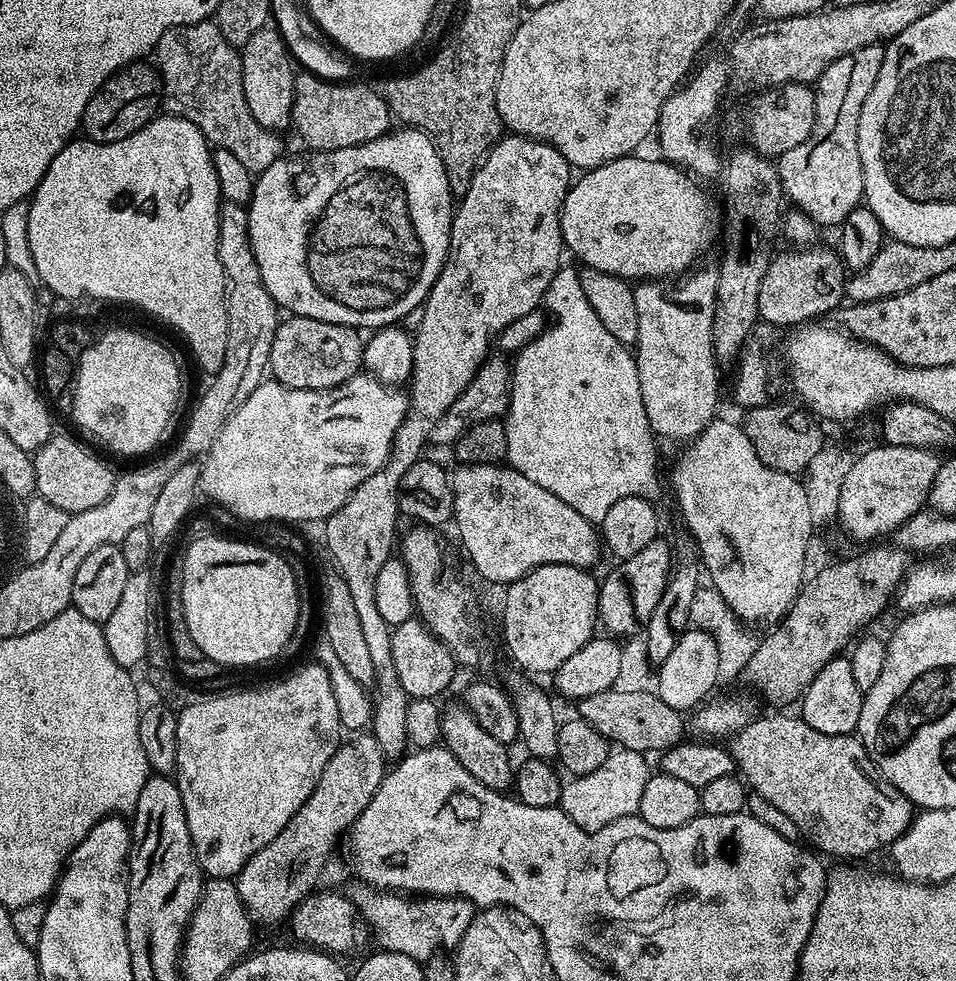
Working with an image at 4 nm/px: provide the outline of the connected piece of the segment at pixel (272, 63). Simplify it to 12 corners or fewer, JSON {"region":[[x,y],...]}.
{"region":[[275,27],[239,49],[254,122],[292,122],[294,57]]}

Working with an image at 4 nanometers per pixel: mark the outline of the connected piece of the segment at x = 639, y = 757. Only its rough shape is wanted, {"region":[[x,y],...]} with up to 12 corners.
{"region":[[609,751],[561,787],[559,807],[595,830],[637,815],[650,769],[642,752]]}

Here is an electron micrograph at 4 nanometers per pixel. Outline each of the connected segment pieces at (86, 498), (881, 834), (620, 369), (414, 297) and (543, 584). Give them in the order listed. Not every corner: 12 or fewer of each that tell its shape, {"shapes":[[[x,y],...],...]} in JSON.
{"shapes":[[[72,436],[36,449],[38,495],[70,514],[106,502],[117,473]],[[796,714],[731,737],[736,772],[825,857],[885,851],[914,805],[859,735]],[[575,267],[511,365],[506,460],[598,522],[660,492],[636,357]],[[439,150],[285,155],[246,205],[285,313],[386,328],[448,257]],[[538,566],[507,585],[517,669],[555,674],[598,628],[597,577]]]}

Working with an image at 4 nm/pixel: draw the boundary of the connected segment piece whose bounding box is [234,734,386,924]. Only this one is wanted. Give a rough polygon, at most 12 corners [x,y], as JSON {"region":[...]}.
{"region":[[371,734],[234,877],[253,921],[285,923],[384,781]]}

